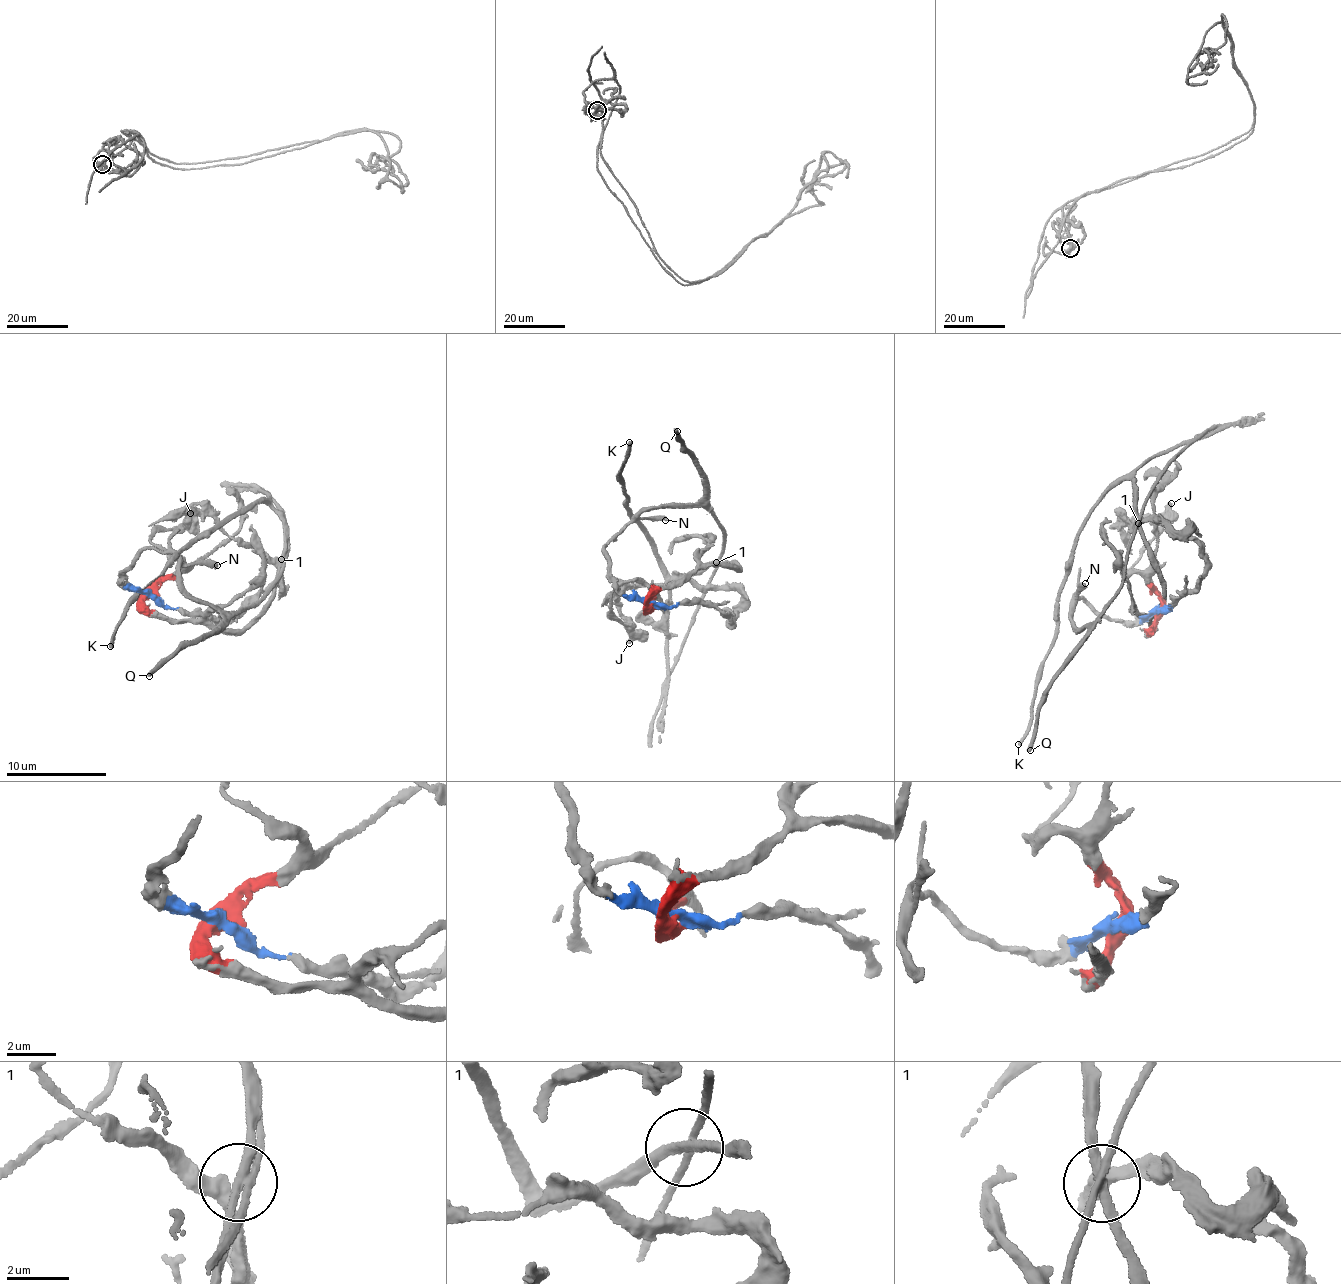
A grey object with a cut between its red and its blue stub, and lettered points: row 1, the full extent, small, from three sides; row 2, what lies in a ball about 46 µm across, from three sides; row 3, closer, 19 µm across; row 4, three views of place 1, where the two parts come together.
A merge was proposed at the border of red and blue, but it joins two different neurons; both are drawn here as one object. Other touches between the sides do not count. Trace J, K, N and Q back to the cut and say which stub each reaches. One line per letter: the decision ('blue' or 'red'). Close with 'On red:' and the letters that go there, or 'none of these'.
J: red
K: red
N: blue
Q: blue
On red: J, K

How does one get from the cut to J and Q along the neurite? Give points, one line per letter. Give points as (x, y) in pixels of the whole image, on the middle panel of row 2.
J: (649, 607), (648, 585), (627, 581), (611, 592), (612, 612), (626, 623), (629, 644)
Q: (651, 606), (624, 595), (608, 574), (608, 554), (604, 545), (645, 511), (685, 508), (705, 496), (677, 431)

